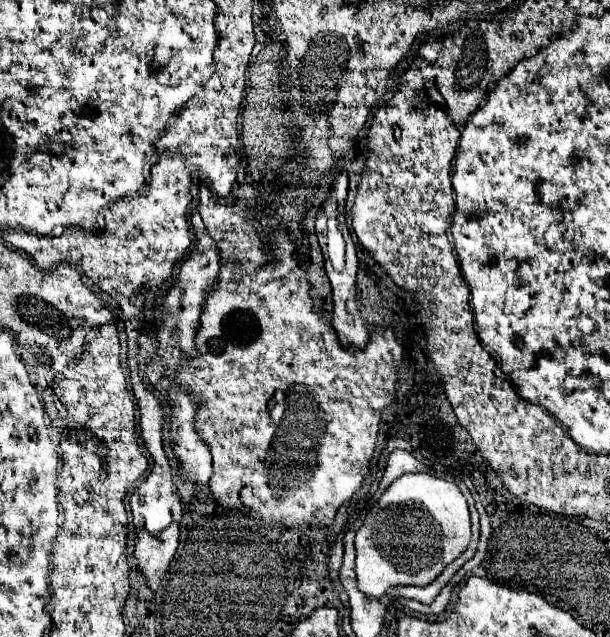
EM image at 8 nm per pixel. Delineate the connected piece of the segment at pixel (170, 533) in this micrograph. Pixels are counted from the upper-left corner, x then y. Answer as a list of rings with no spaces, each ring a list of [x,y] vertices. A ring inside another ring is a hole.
[[[172,523],[170,527],[166,527],[158,535],[160,543],[148,543],[148,531],[146,529],[136,531],[134,557],[138,559],[138,569],[142,575],[146,575],[152,591],[158,589],[158,583],[160,583],[162,575],[166,573],[166,569],[168,569],[168,565],[176,553],[178,533],[180,533],[178,525]]]

